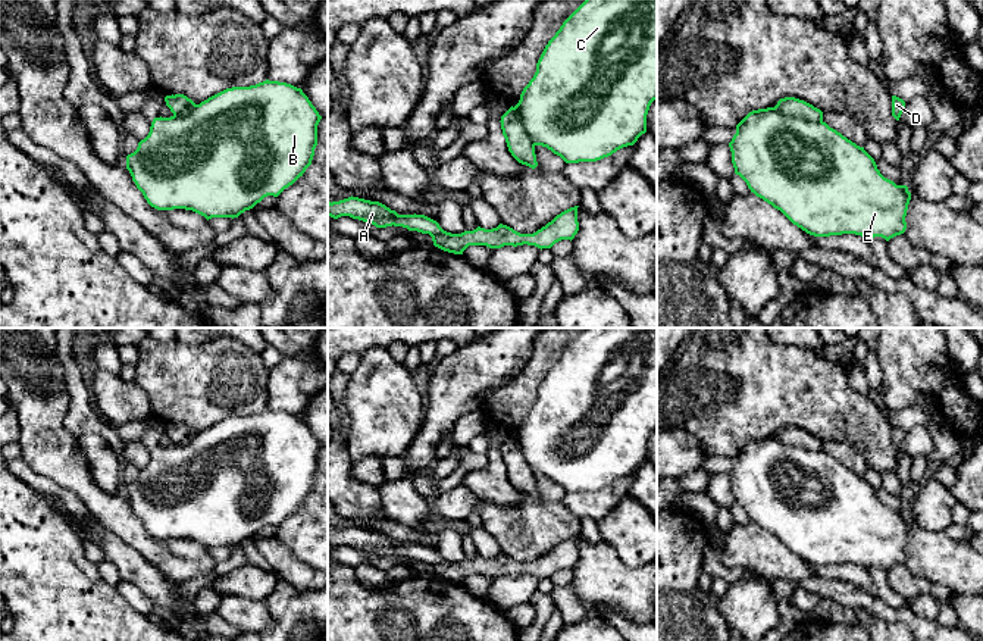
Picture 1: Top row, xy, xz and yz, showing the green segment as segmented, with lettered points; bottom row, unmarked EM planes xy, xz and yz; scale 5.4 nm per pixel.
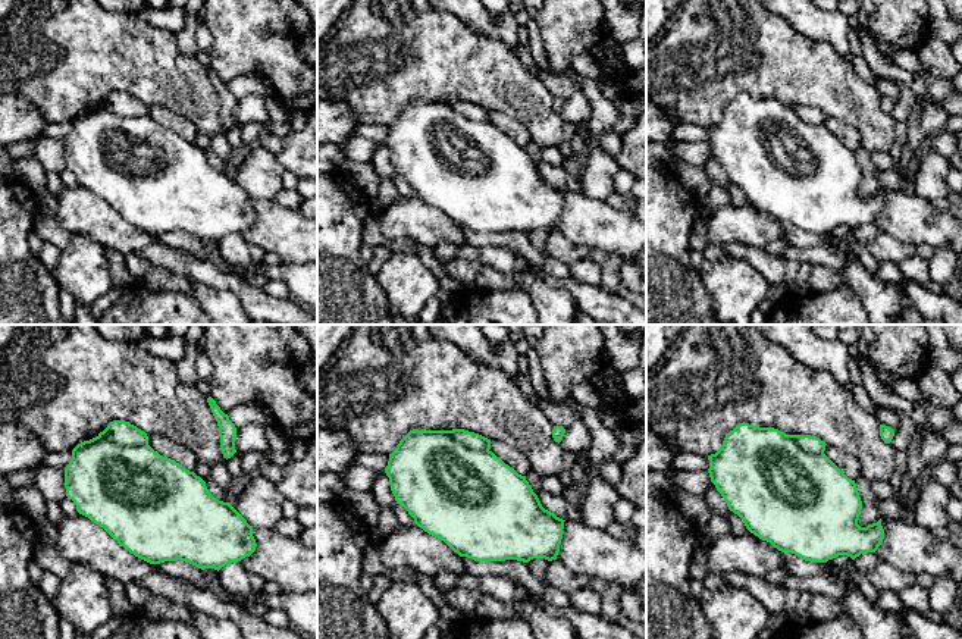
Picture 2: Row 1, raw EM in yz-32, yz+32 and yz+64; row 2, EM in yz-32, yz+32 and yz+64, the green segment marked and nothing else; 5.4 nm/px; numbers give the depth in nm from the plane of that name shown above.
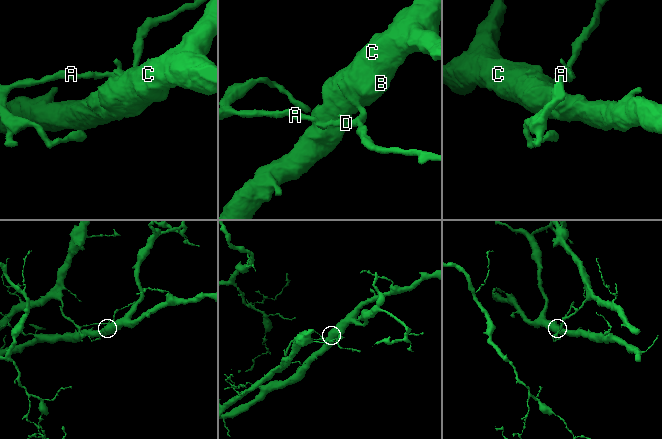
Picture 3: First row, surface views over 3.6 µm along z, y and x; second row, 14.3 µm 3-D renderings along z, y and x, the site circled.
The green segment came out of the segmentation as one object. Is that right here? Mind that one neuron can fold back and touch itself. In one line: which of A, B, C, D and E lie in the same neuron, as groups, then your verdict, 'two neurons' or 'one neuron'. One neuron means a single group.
groups A D / B C E; two neurons

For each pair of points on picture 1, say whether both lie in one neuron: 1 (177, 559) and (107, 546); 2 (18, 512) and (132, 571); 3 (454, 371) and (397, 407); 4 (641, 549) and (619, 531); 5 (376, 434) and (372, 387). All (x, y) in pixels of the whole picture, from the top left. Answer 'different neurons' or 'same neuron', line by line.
1: different neurons
2: different neurons
3: different neurons
4: same neuron
5: same neuron

